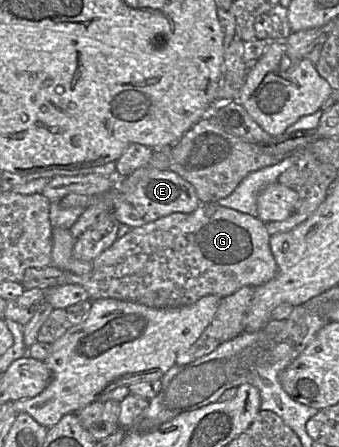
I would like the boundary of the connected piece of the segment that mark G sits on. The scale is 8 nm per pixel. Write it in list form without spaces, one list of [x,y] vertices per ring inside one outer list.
[[[216,202],[200,204],[193,212],[189,213],[173,213],[164,216],[155,221],[149,222],[139,227],[128,230],[123,236],[119,237],[114,244],[104,250],[99,256],[92,261],[92,269],[89,273],[77,275],[73,272],[62,270],[53,265],[48,265],[43,268],[29,268],[24,272],[23,278],[20,281],[24,290],[32,288],[46,289],[62,284],[79,284],[88,292],[91,300],[113,298],[127,302],[139,303],[154,308],[175,308],[187,306],[195,303],[200,298],[207,295],[216,295],[220,298],[225,298],[242,287],[258,287],[277,275],[277,264],[270,249],[270,234],[266,230],[266,224],[256,216],[245,214],[234,209],[224,207]]]

